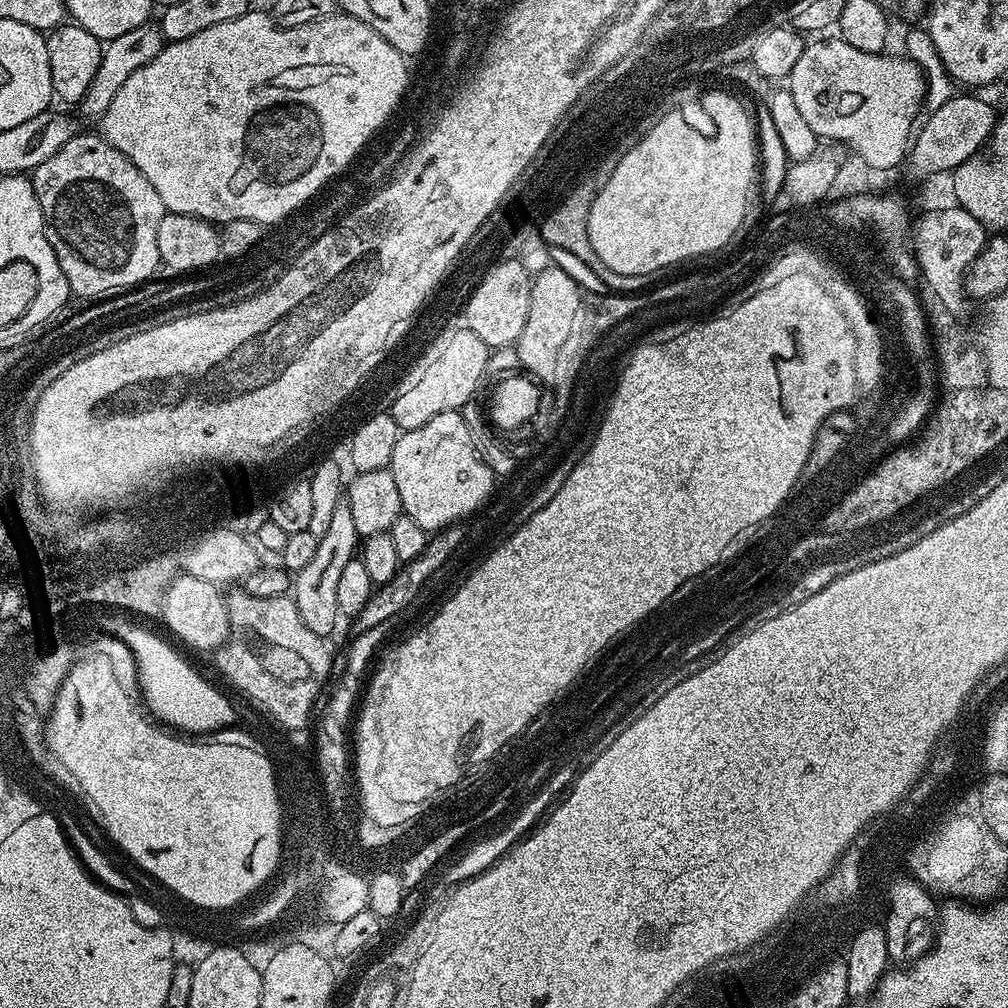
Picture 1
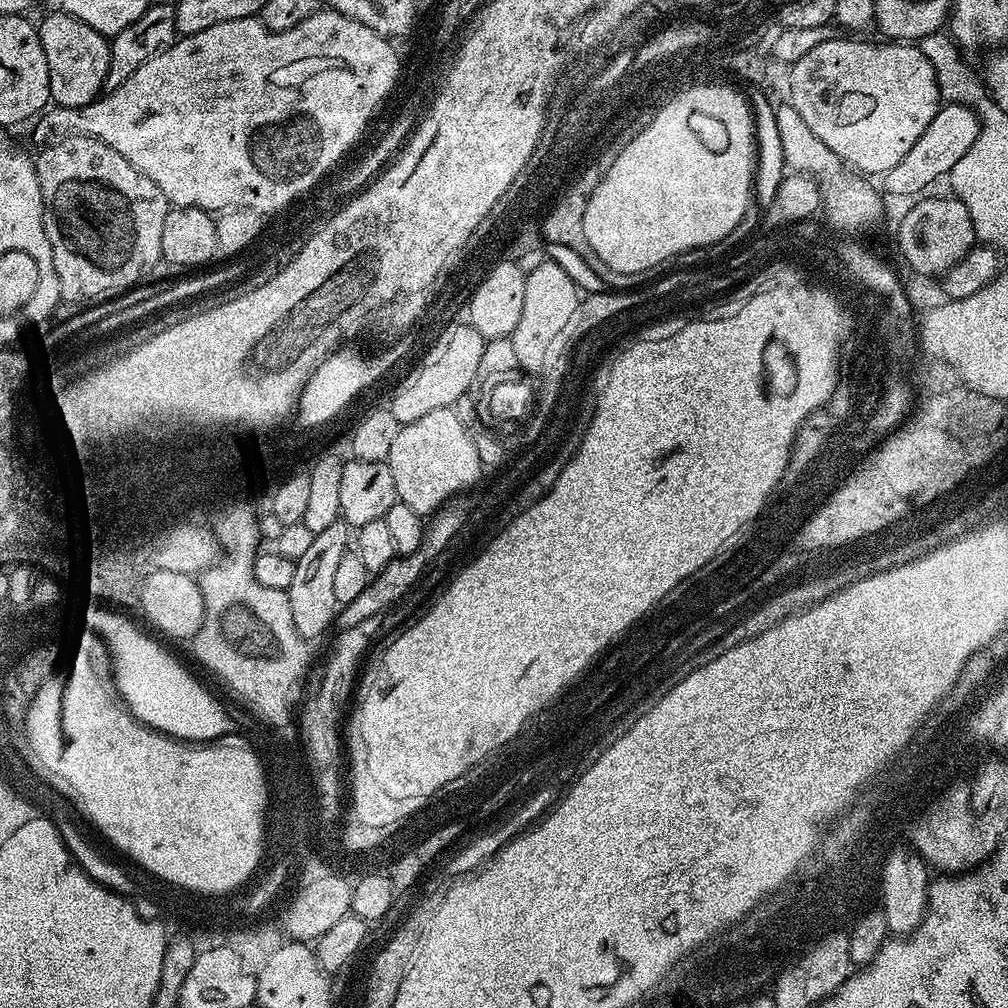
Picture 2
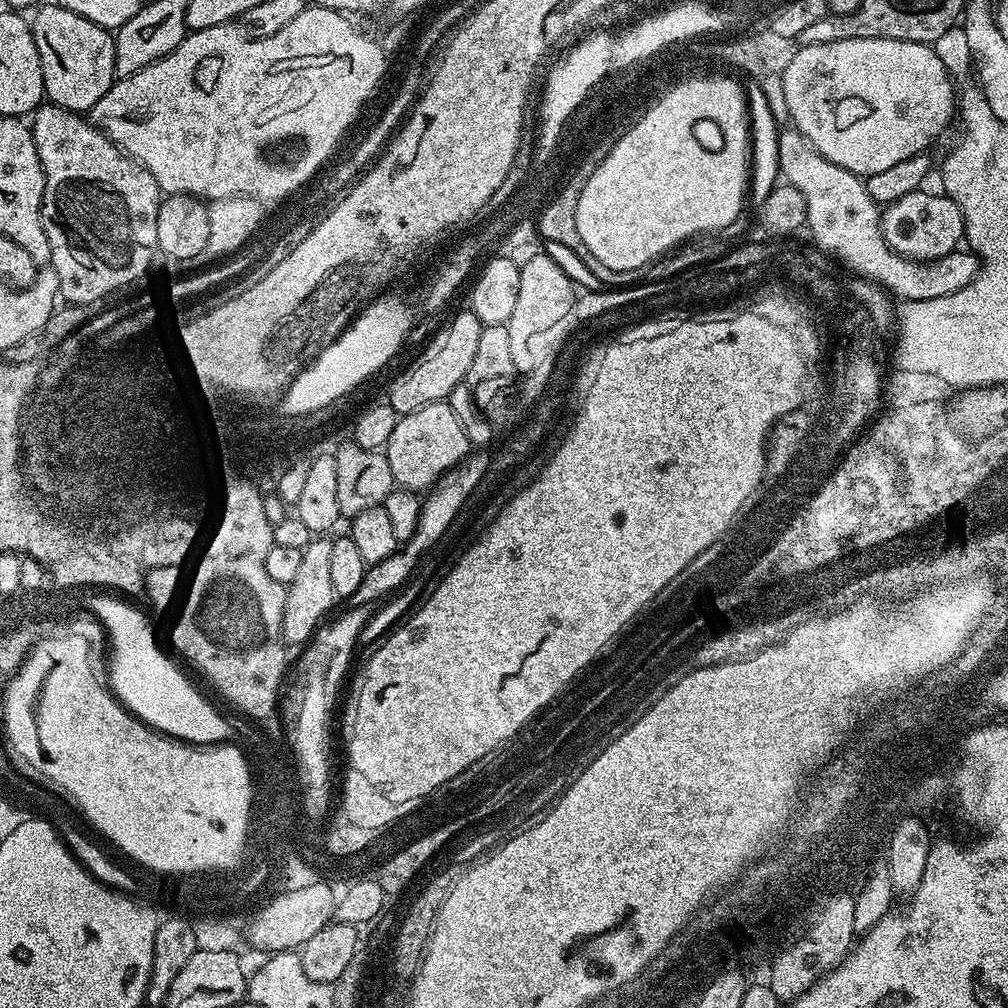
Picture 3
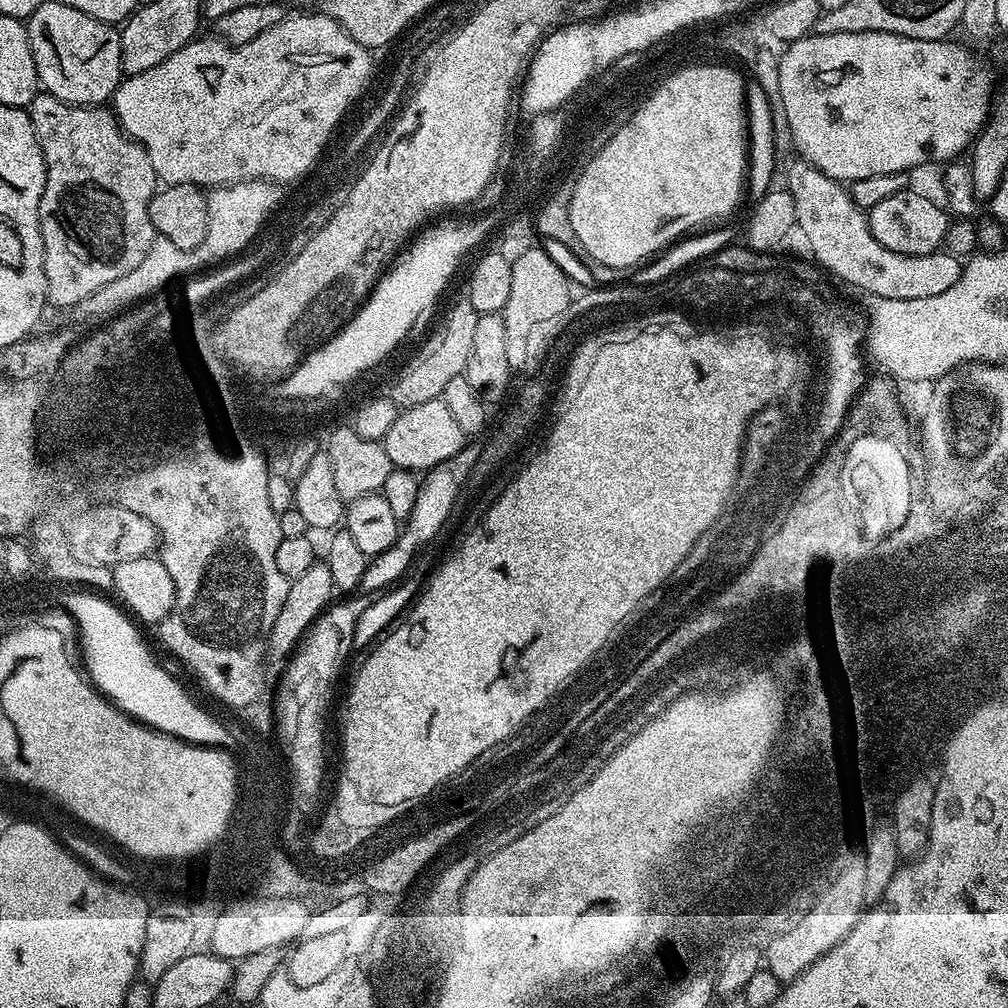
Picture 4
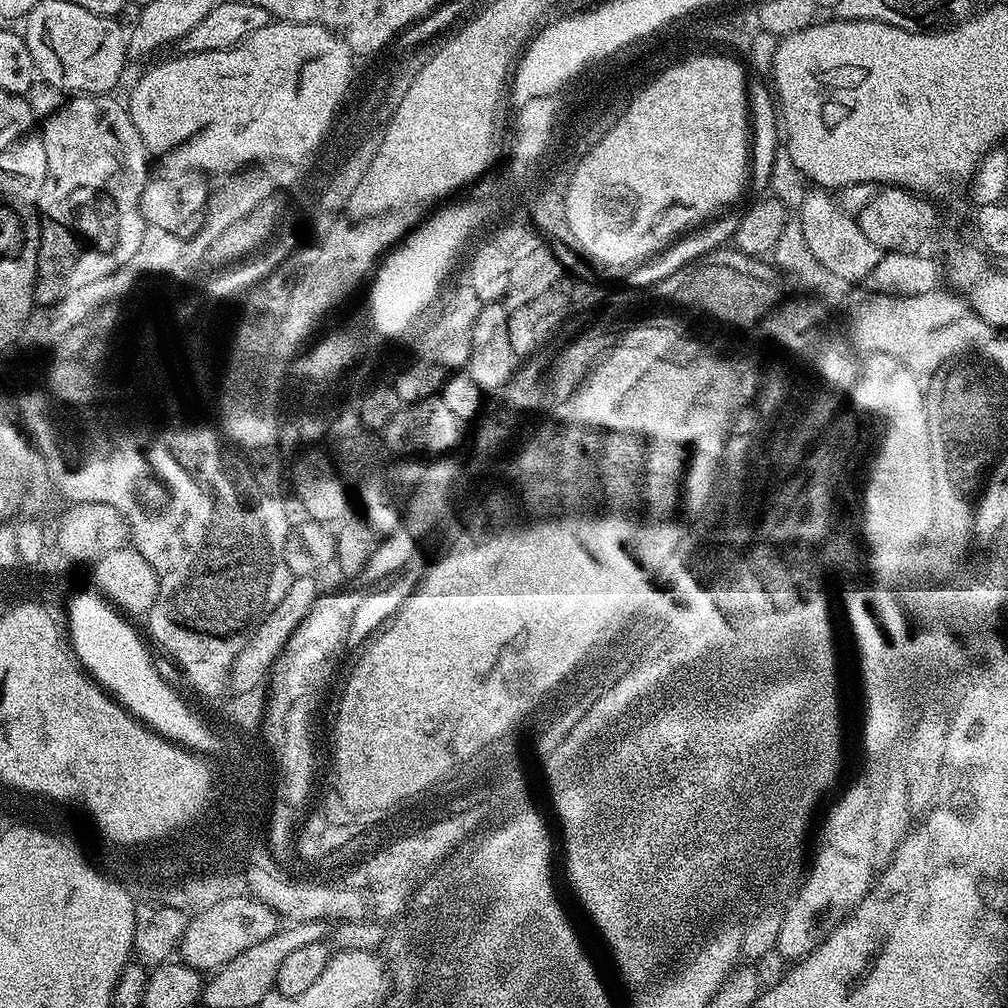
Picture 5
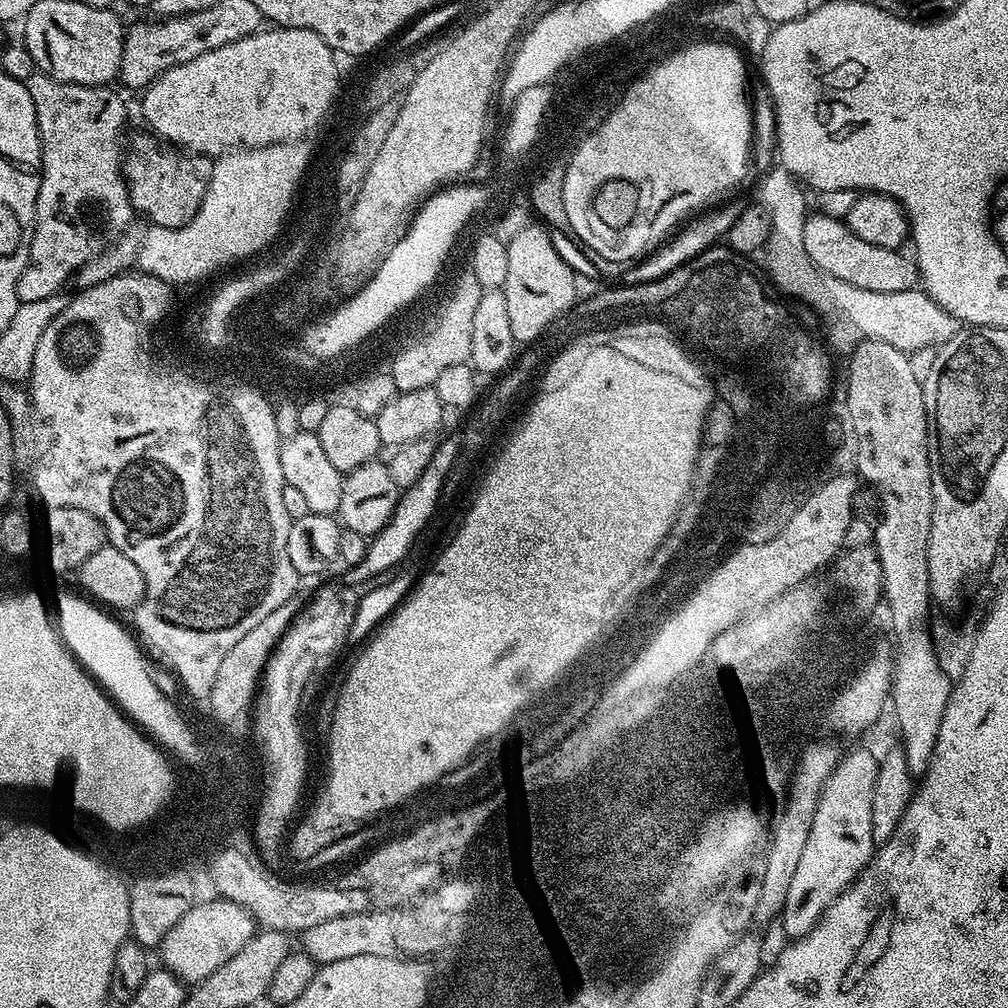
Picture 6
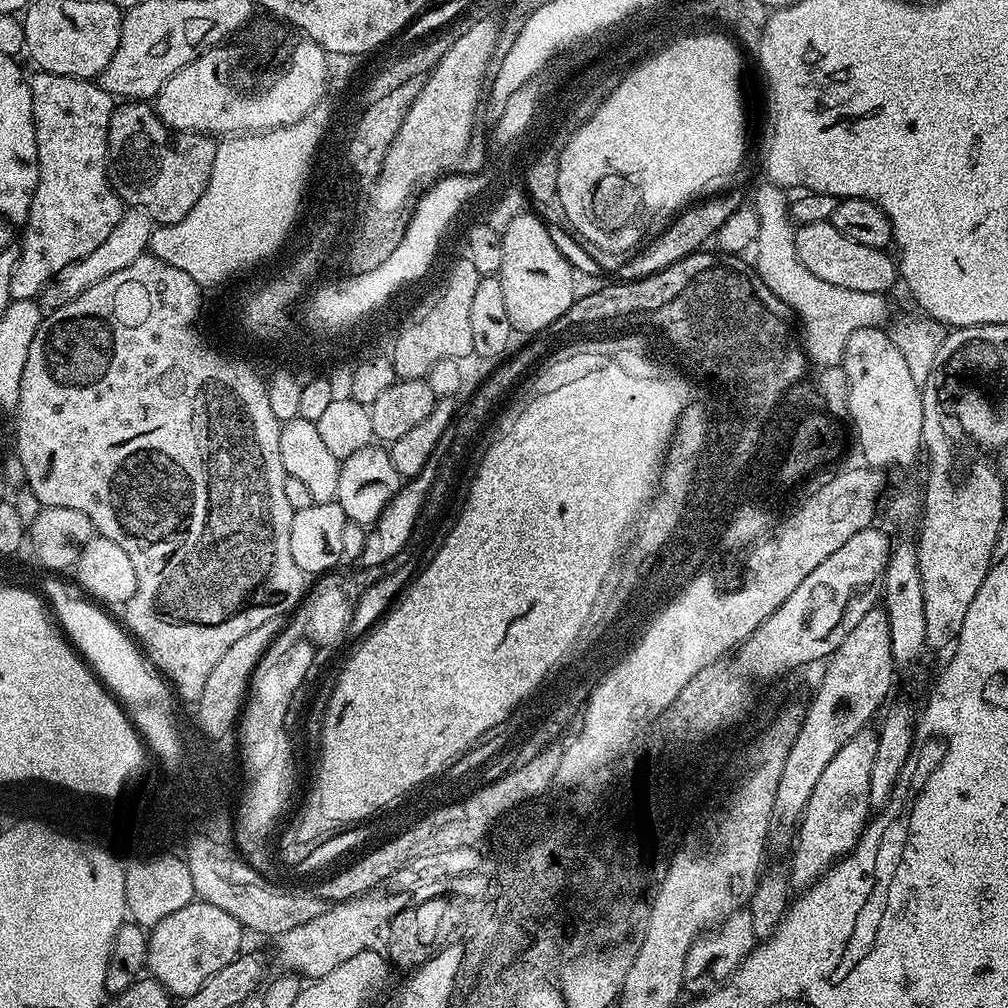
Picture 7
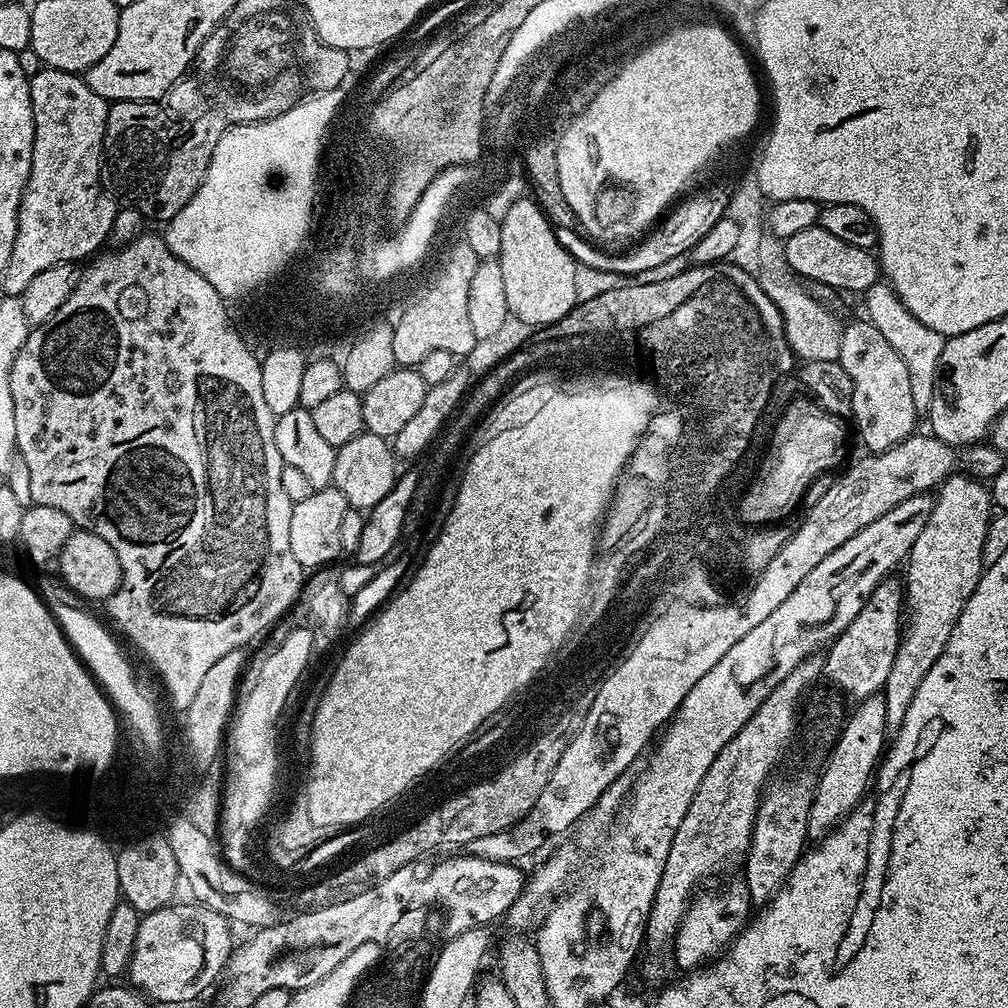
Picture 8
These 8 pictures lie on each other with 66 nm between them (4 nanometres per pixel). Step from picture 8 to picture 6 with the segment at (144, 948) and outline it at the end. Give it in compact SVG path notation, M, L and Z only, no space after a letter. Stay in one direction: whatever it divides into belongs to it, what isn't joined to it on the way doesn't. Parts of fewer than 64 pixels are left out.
M213 898L192 905L192 909L166 934L166 938L160 943L159 955L164 955L163 967L173 972L185 985L197 984L202 978L214 974L218 966L224 965L250 938L256 935L258 924L250 924L251 913L242 906L230 900Z

